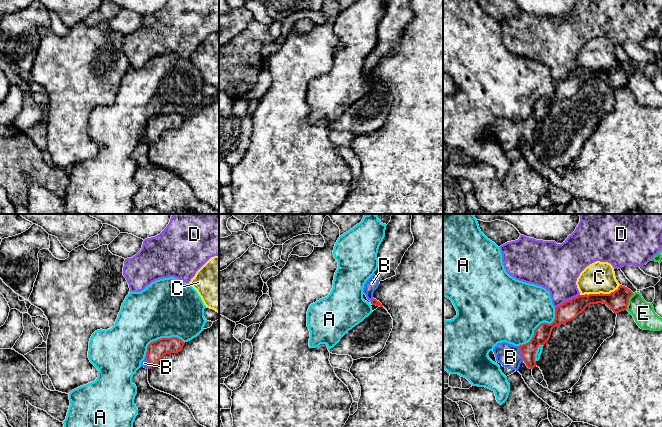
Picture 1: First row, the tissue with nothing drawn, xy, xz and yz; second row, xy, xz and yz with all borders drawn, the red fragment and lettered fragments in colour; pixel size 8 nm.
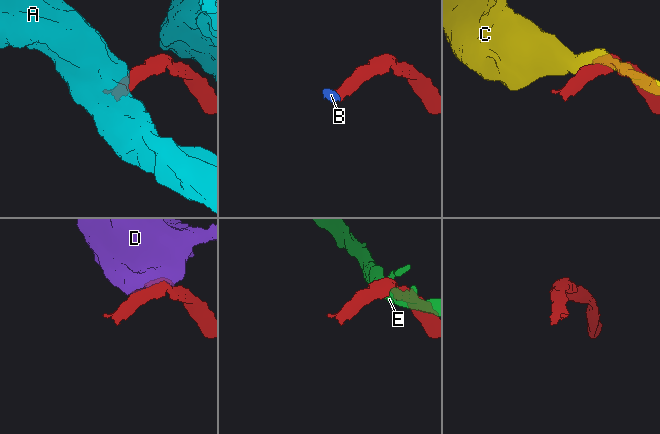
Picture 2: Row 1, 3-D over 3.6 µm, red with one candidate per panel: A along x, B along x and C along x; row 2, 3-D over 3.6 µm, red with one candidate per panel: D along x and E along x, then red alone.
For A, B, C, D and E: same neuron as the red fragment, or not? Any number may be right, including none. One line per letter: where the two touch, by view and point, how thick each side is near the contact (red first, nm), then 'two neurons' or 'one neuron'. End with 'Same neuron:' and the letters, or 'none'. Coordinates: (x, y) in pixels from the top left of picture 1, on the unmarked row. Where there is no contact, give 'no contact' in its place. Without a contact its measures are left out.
A: yz (539, 101) | 150/480 nm | two neurons
B: yz (521, 129) | 130/180 nm | one neuron
C: yz (600, 69) | 170/260 nm | two neurons
D: yz (568, 76) | 150/340 nm | two neurons
E: yz (628, 77) | 170/180 nm | two neurons
Same neuron: B

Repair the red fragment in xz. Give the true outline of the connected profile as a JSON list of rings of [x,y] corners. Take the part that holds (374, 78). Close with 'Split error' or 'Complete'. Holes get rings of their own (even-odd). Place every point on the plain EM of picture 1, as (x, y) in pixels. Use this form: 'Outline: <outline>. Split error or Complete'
Outline: [[[411,0],[386,1],[385,13],[377,29],[378,44],[366,57],[363,64],[363,69],[372,81],[383,83],[379,77],[373,74],[373,69],[381,57],[396,51],[395,46],[413,18]]]. Split error

